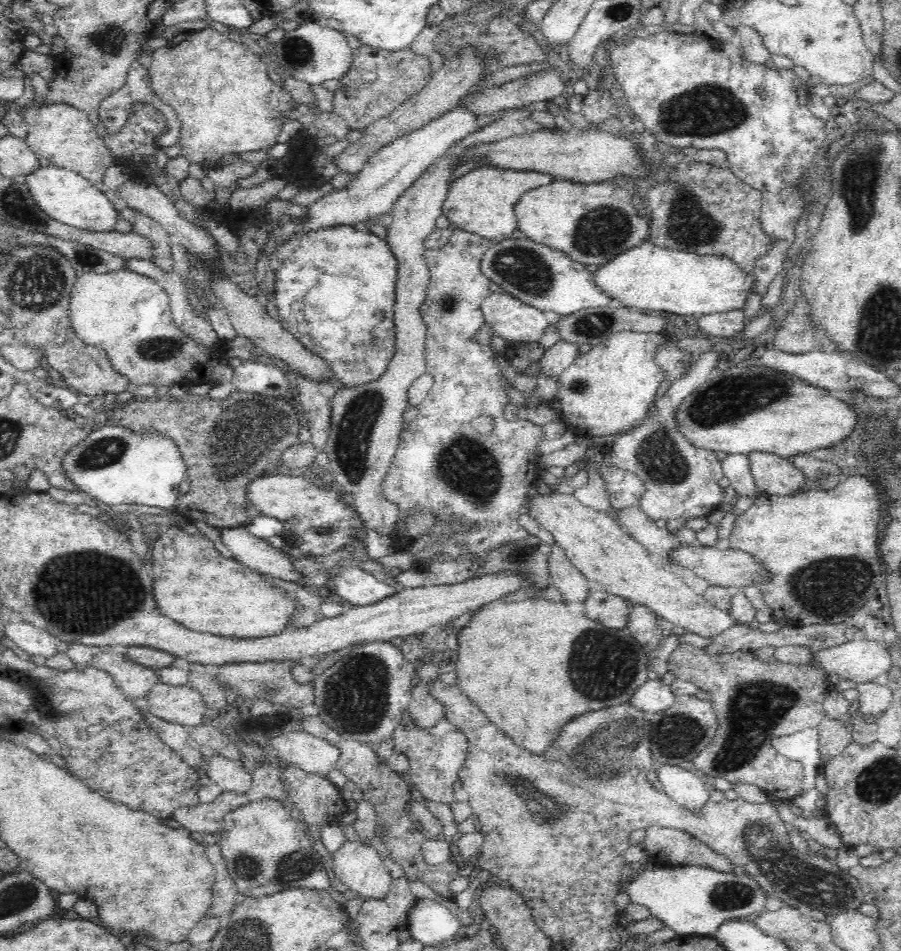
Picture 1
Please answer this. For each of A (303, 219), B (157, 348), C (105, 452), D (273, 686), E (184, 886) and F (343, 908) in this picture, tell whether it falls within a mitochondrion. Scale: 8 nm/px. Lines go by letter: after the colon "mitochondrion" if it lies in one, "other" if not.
A: other
B: mitochondrion
C: mitochondrion
D: mitochondrion
E: other
F: other

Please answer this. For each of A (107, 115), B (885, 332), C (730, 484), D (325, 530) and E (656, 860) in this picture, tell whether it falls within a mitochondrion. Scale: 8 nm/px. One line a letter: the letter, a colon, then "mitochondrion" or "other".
A: other
B: mitochondrion
C: other
D: mitochondrion
E: other

